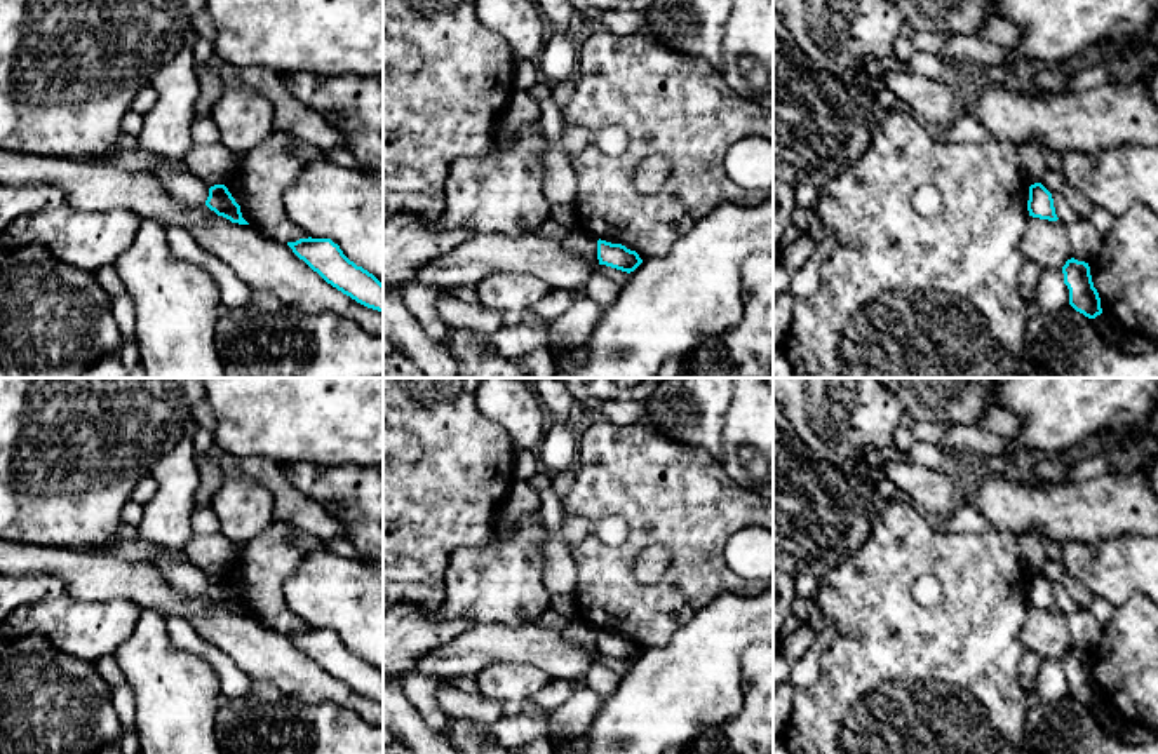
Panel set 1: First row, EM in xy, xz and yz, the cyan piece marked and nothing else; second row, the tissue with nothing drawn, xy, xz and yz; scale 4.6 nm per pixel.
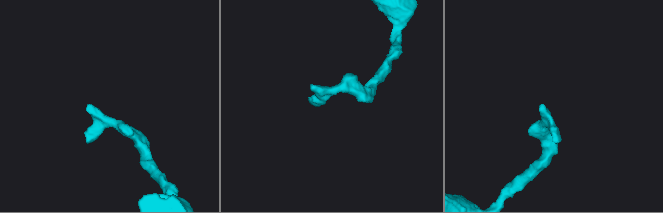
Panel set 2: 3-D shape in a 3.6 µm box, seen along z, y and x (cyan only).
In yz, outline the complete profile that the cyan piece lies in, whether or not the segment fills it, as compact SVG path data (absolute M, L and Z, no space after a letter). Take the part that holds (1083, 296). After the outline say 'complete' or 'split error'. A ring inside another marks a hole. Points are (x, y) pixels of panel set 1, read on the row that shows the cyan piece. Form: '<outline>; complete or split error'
M1071 258L1062 266L1062 273L1069 289L1069 305L1088 319L1101 315L1101 298L1094 287L1088 263Z; complete

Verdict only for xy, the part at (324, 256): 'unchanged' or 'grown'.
unchanged

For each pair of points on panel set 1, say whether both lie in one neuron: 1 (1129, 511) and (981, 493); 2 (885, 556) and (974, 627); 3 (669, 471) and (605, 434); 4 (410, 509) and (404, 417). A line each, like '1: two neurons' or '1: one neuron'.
1: one neuron
2: one neuron
3: one neuron
4: one neuron

